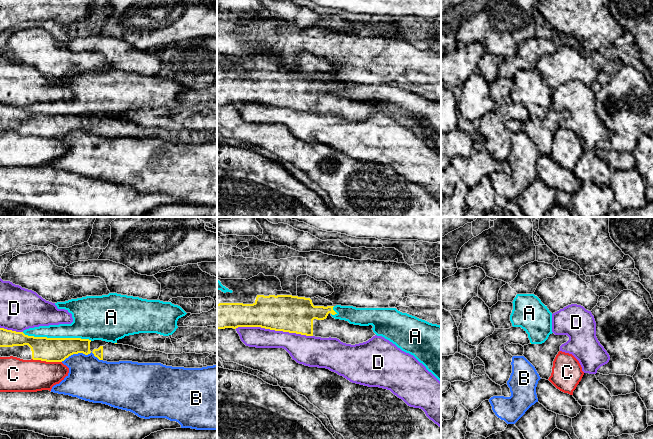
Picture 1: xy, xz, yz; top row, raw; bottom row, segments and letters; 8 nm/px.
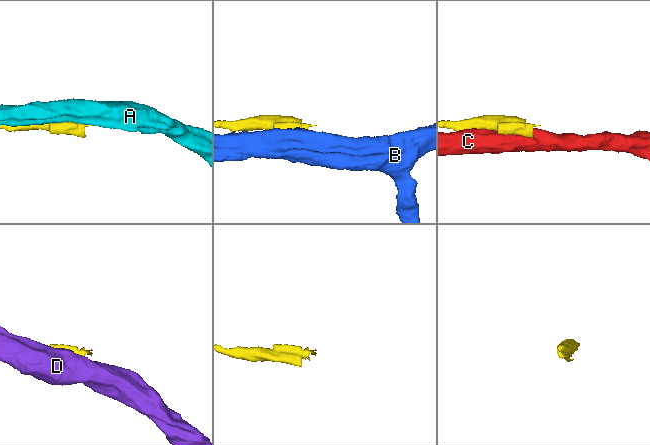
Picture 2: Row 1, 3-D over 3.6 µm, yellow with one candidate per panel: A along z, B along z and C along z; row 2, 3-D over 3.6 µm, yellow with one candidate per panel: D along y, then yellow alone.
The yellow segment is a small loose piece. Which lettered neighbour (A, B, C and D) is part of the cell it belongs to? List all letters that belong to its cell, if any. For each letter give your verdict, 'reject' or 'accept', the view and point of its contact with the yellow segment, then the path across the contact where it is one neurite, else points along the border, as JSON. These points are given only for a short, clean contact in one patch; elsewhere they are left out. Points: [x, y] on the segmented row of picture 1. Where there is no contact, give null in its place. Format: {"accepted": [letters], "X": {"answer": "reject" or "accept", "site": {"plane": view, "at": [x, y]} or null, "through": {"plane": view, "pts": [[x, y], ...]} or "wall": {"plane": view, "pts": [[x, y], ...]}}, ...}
{"accepted": [], "A": {"answer": "reject", "site": {"plane": "xy", "at": [57, 338]}}, "B": {"answer": "reject", "site": {"plane": "xy", "at": [81, 352]}}, "C": {"answer": "reject", "site": {"plane": "xy", "at": [47, 361]}}, "D": {"answer": "reject", "site": {"plane": "xz", "at": [274, 329]}}}

